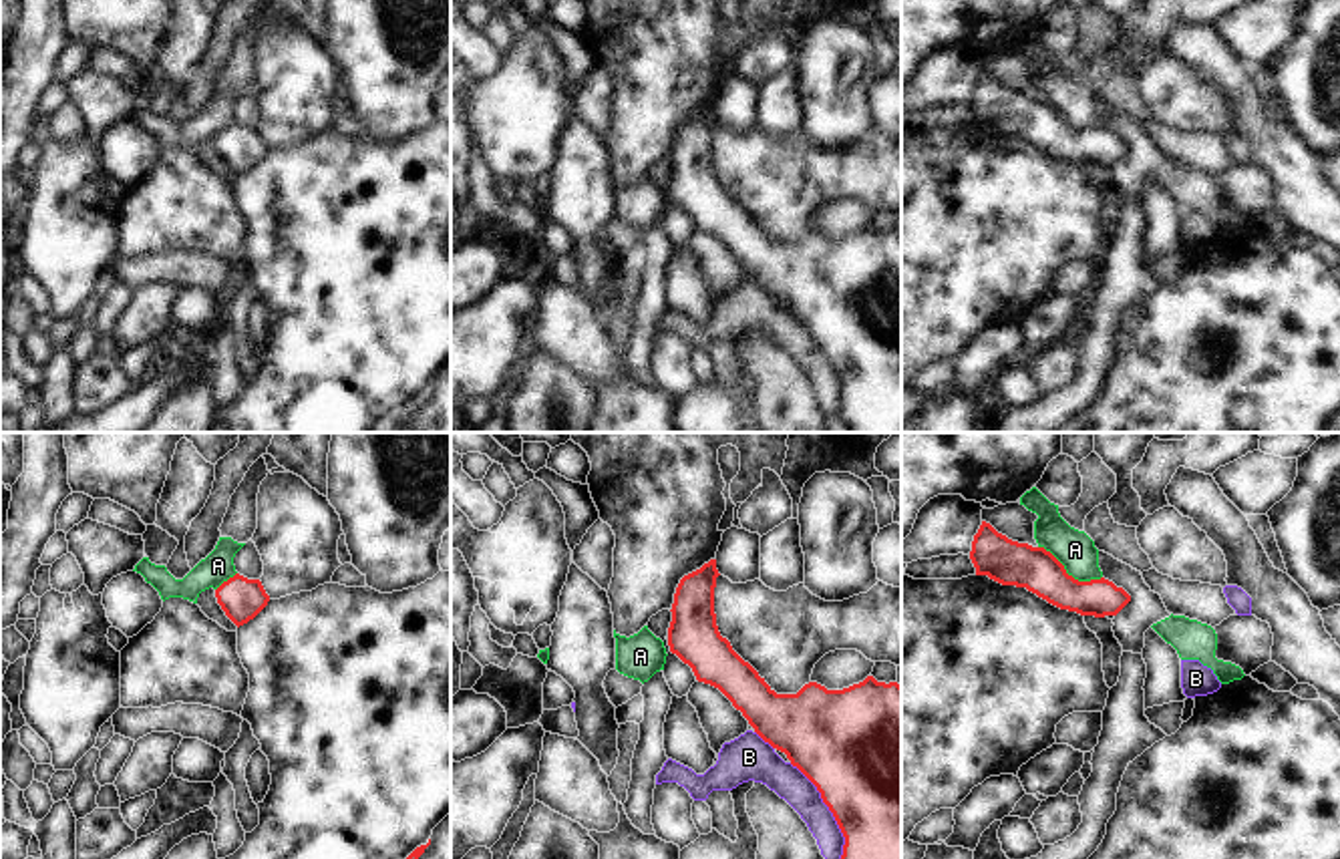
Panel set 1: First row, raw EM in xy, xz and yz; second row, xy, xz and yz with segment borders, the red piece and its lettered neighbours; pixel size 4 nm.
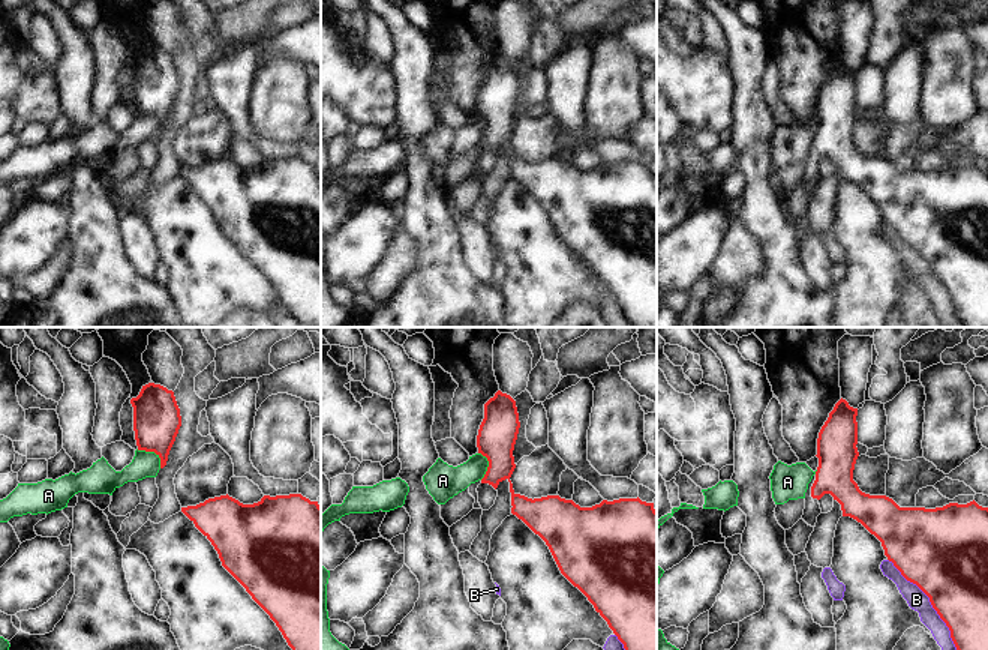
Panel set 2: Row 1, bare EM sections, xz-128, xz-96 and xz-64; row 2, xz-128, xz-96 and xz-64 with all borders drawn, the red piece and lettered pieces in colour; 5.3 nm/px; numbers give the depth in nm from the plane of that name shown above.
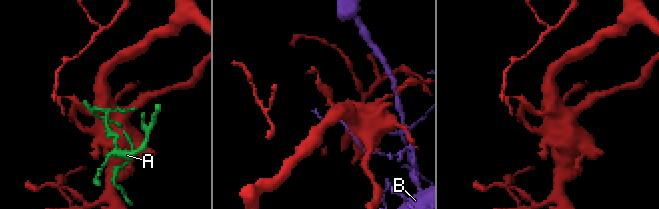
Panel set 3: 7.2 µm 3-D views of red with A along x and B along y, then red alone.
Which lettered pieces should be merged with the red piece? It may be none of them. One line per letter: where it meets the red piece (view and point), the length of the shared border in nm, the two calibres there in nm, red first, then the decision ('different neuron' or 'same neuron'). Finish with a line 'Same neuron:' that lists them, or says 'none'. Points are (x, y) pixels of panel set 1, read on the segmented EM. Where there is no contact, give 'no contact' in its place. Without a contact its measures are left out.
A: meets red in yz at (1067, 574); contact 280 nm long; 180 nm thick on the red side, 160 nm on the other; different neuron
B: meets red in xz at (829, 809); contact 440 nm long; 500 nm thick on the red side, 140 nm on the other; different neuron
Same neuron: none

